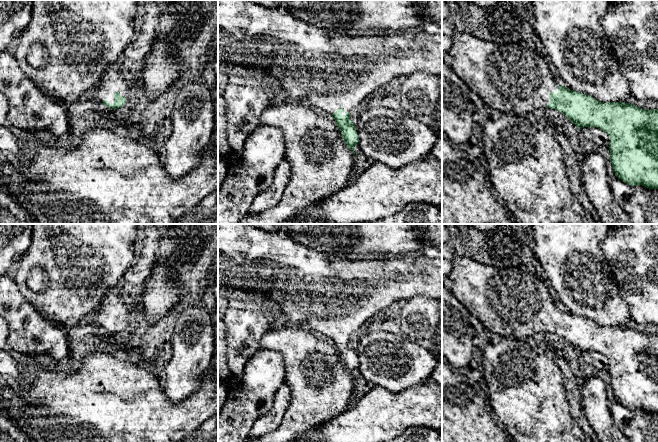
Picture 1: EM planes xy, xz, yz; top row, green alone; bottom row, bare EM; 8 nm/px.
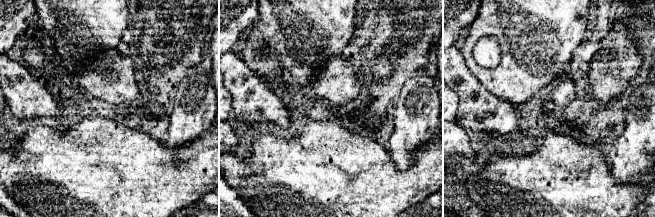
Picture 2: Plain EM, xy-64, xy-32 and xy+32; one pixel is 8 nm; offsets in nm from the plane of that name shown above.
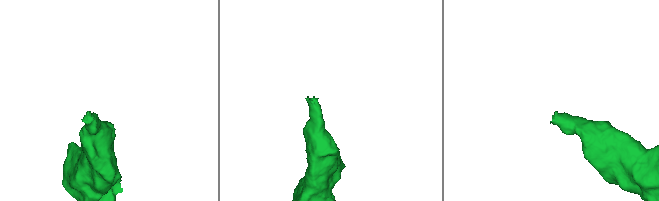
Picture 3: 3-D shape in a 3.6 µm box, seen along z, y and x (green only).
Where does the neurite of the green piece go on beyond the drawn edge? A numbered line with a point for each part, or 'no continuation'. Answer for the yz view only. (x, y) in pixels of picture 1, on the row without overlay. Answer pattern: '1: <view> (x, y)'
1: yz (515, 302)

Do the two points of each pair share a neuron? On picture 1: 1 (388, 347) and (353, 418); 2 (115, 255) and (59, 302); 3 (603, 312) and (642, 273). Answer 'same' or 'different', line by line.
1: different
2: same
3: different

